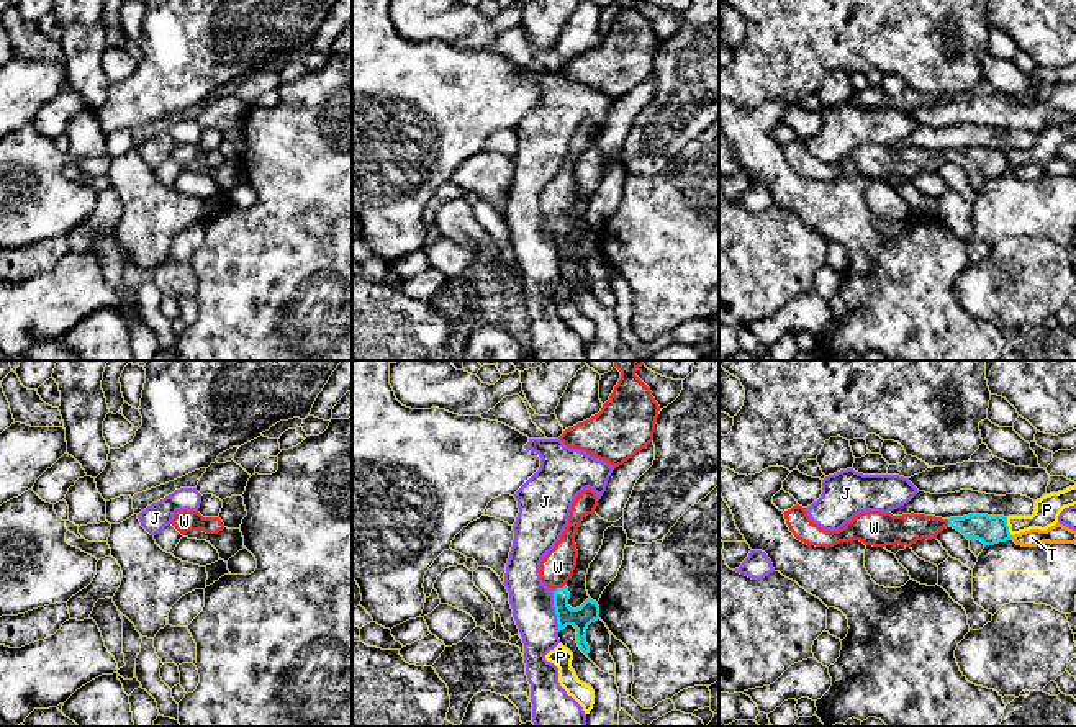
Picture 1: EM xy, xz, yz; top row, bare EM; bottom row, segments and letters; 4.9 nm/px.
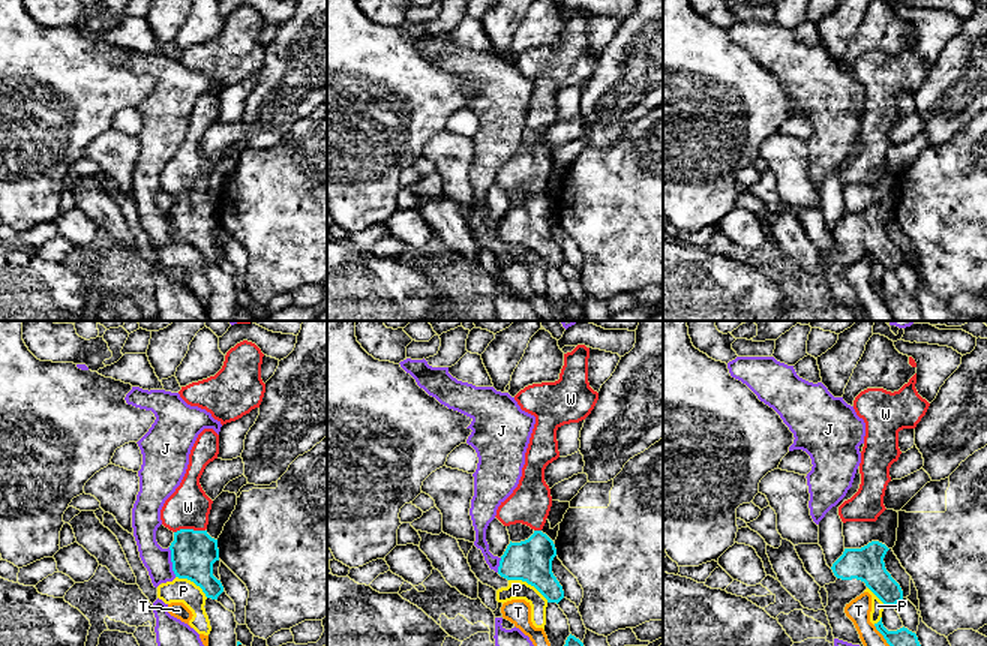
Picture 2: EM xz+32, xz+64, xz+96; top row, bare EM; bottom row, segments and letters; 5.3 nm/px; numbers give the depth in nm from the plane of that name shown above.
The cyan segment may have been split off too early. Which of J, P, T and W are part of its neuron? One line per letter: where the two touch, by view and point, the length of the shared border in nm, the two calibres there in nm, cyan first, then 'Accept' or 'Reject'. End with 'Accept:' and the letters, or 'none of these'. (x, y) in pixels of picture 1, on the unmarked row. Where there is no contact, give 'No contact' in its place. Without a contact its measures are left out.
J: Touches cyan at xz (556, 244). Shared border 200 nm. Thickness 110 nm (cyan) against 200 nm. Reject
P: Touches cyan at yz (1008, 161). Shared border 100 nm. Thickness 140 nm (cyan) against 130 nm. Reject
T: Touches cyan at yz (1045, 176). Shared border 40 nm. Thickness 20 nm (cyan) against 100 nm. Reject
W: Touches cyan at xz (559, 221). Shared border 70 nm. Thickness 110 nm (cyan) against 160 nm. Accept
Accept: W

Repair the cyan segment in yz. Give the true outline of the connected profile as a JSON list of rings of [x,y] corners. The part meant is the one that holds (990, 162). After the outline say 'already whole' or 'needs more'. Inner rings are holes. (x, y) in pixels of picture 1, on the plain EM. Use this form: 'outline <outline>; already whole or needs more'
outline [[[799,138],[783,147],[793,169],[816,180],[834,180],[840,175],[852,174],[860,174],[873,180],[896,177],[911,180],[922,172],[937,172],[948,159],[960,164],[968,174],[981,174],[984,180],[1012,172],[1007,151],[1004,149],[968,147],[963,151],[942,152],[914,146],[893,149],[891,146],[868,144],[857,147],[839,164],[825,164],[814,157],[806,141]]]; needs more

